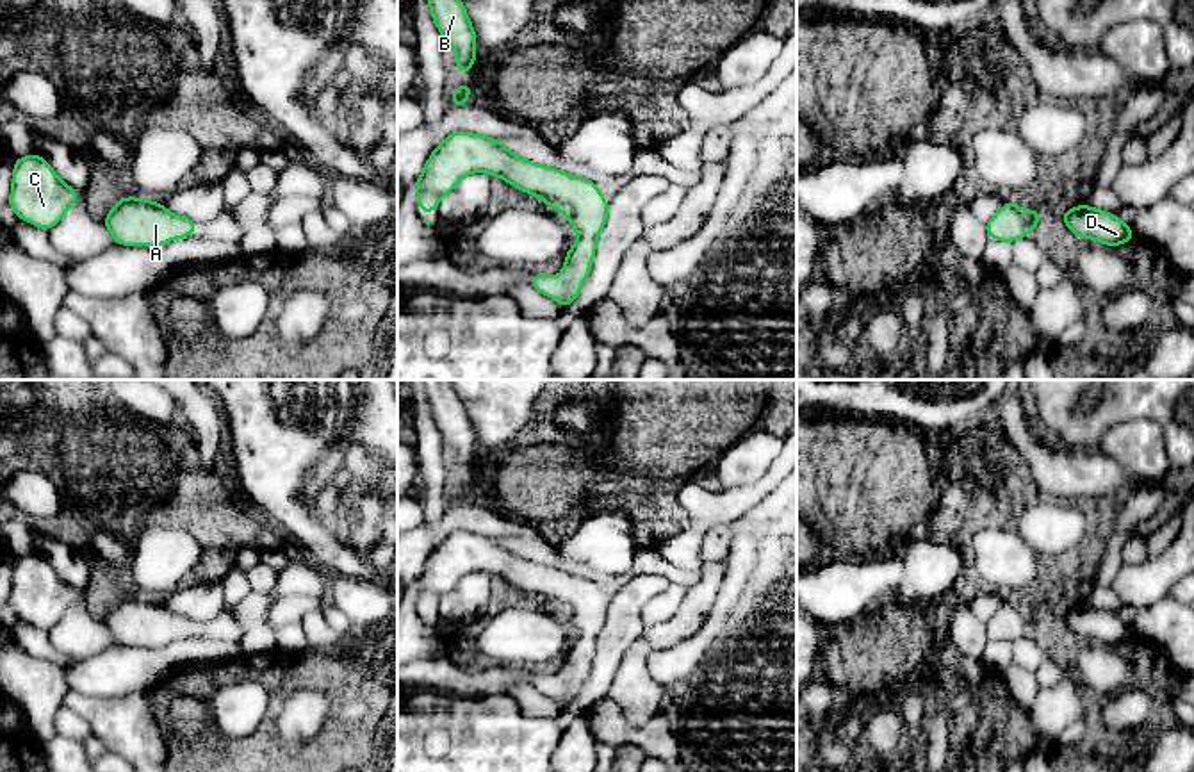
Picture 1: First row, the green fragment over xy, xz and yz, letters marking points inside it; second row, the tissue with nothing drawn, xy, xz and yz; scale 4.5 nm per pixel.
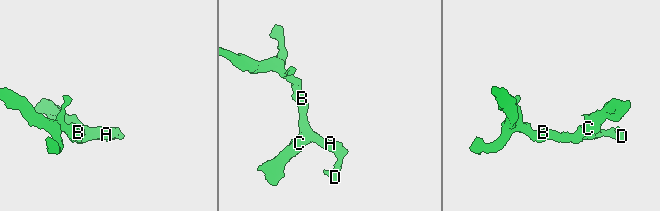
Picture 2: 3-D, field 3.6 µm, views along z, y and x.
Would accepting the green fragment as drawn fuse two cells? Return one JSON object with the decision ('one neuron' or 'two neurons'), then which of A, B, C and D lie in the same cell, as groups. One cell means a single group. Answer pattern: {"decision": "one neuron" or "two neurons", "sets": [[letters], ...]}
{"decision": "one neuron", "sets": [["A", "B", "C", "D"]]}

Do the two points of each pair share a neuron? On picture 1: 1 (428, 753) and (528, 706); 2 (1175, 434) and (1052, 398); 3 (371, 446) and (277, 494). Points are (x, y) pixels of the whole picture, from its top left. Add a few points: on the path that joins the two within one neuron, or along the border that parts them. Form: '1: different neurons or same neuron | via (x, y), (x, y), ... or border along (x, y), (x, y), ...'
1: different neurons | border along (505, 692), (524, 714), (553, 721)
2: same neuron | via (1144, 409), (1100, 409), (1082, 418)
3: same neuron | via (348, 455), (316, 455), (300, 471)

